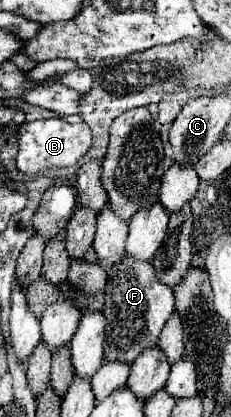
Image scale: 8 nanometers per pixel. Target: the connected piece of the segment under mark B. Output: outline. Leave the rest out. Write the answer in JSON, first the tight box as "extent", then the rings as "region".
{"extent":[17,119,91,177],"region":[[[35,119],[19,125],[19,151],[17,151],[17,171],[35,177],[39,171],[71,167],[75,165],[91,147],[91,129],[85,123],[67,123],[63,119]]]}

